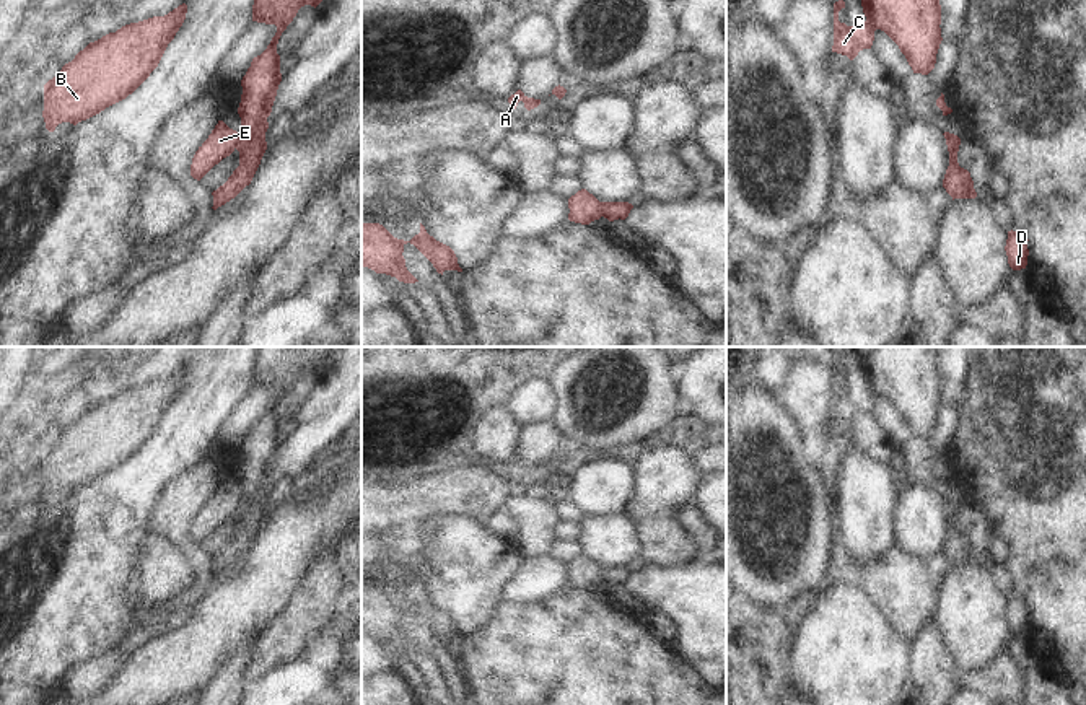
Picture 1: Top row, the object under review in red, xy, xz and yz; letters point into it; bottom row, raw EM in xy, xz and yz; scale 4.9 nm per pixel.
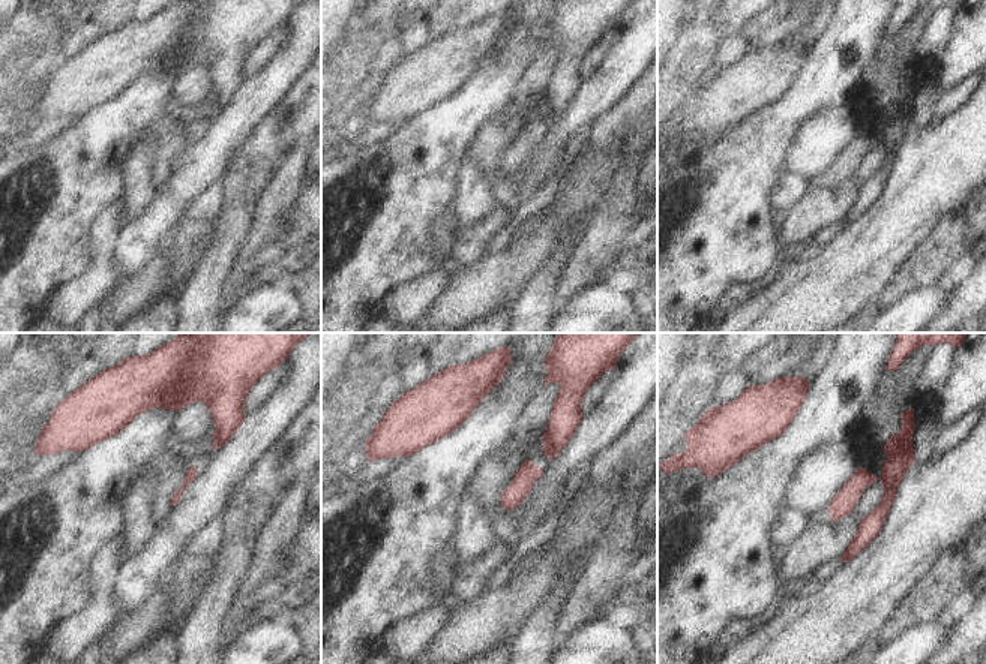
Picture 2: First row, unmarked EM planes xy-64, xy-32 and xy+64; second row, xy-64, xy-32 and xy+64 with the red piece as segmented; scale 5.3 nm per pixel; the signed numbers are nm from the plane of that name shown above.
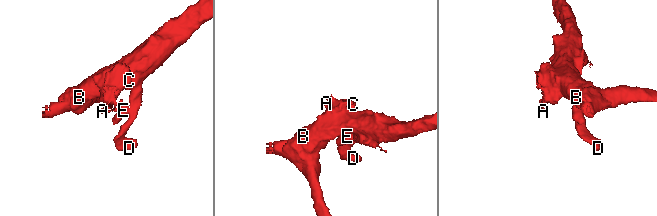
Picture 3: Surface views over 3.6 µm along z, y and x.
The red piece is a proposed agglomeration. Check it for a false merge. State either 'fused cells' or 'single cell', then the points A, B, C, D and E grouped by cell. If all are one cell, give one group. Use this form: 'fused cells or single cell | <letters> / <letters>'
fused cells | A B C D / E

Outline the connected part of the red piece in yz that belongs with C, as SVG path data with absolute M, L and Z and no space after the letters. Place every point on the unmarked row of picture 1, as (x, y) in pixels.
M878 347L868 357L861 358L861 371L866 386L861 391L847 391L839 386L839 376L845 366L834 368L834 410L832 417L847 420L853 425L860 415L871 414L874 396L884 396L905 420L913 438L928 440L936 428L936 418L941 402L941 370L936 347Z

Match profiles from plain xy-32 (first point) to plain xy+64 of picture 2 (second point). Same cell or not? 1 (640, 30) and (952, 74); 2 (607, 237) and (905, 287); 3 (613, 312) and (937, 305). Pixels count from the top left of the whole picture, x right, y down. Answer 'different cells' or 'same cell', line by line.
1: same cell
2: same cell
3: same cell

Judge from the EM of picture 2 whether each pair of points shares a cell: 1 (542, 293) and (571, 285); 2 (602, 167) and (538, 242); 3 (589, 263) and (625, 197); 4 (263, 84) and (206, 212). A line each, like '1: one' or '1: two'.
1: two
2: one
3: one
4: two

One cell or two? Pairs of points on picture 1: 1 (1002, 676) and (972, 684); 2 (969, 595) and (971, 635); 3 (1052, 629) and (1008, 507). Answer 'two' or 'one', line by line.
1: one
2: one
3: one

